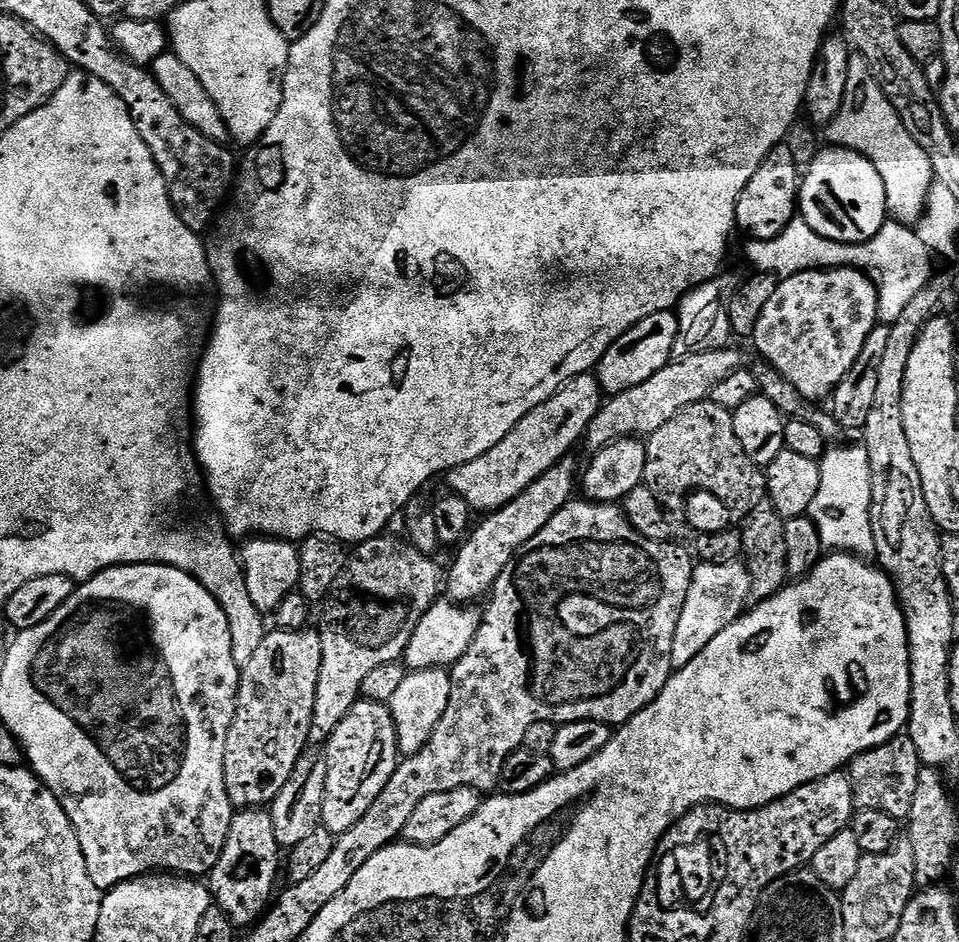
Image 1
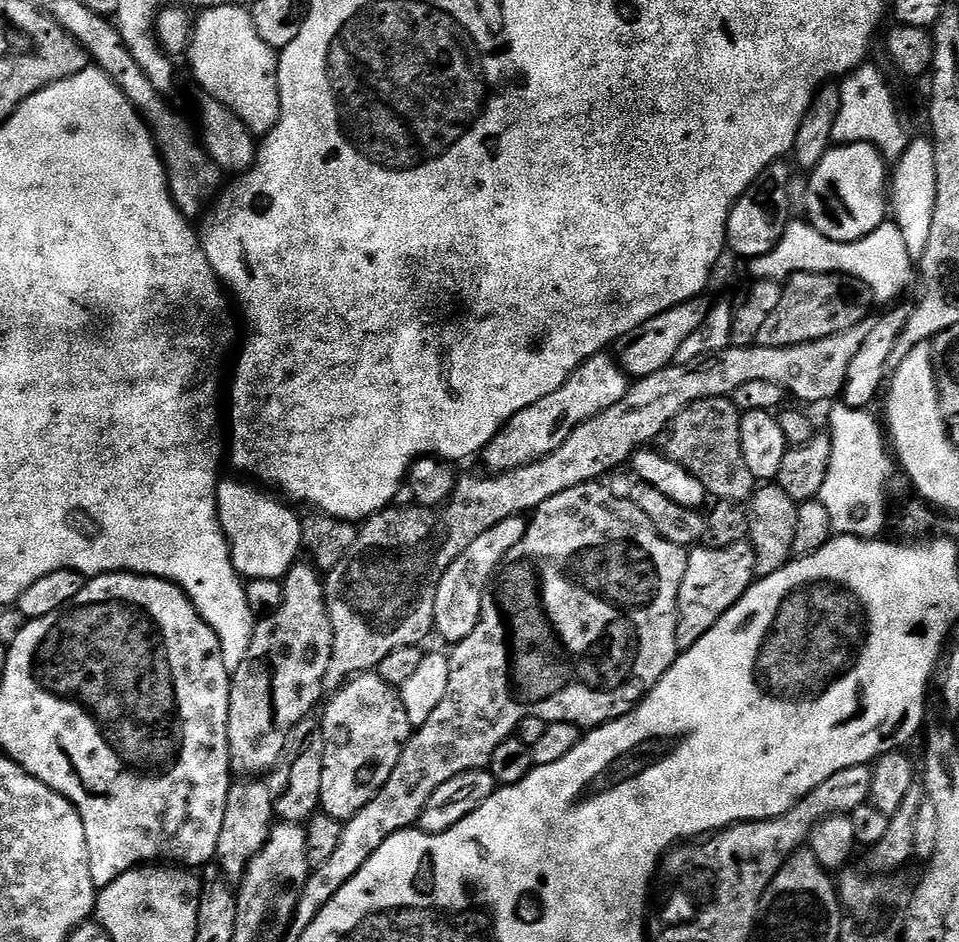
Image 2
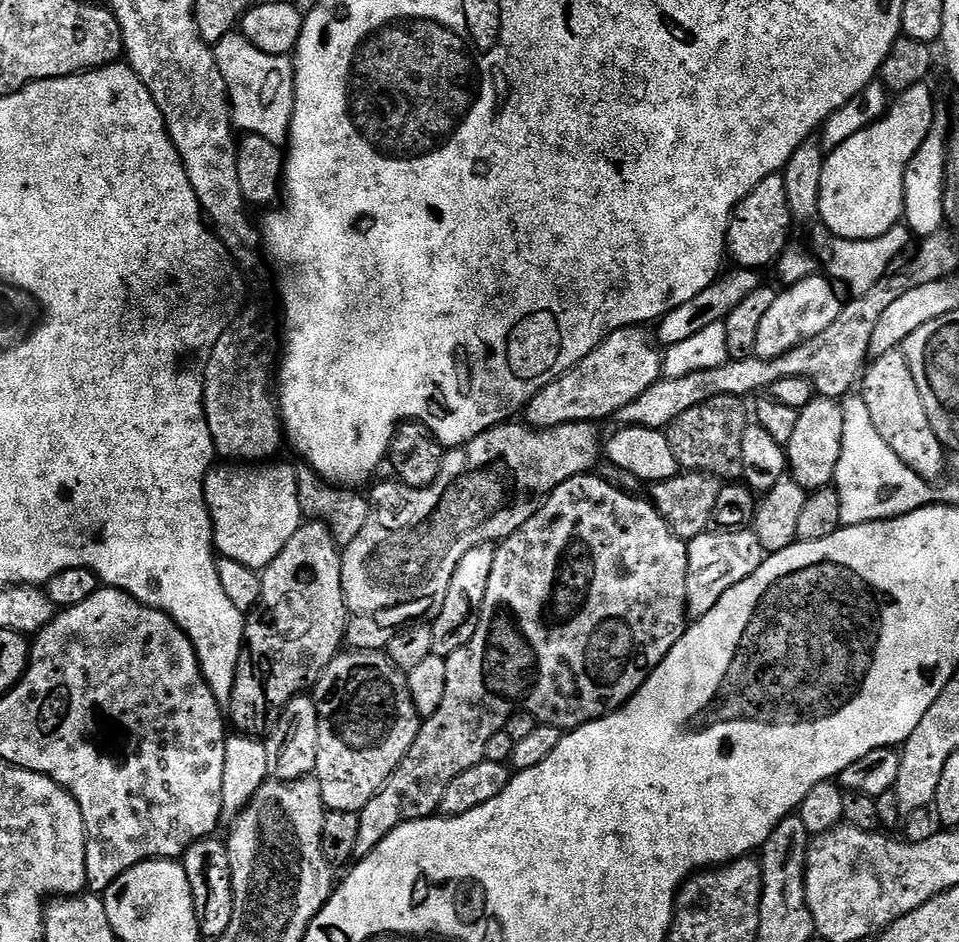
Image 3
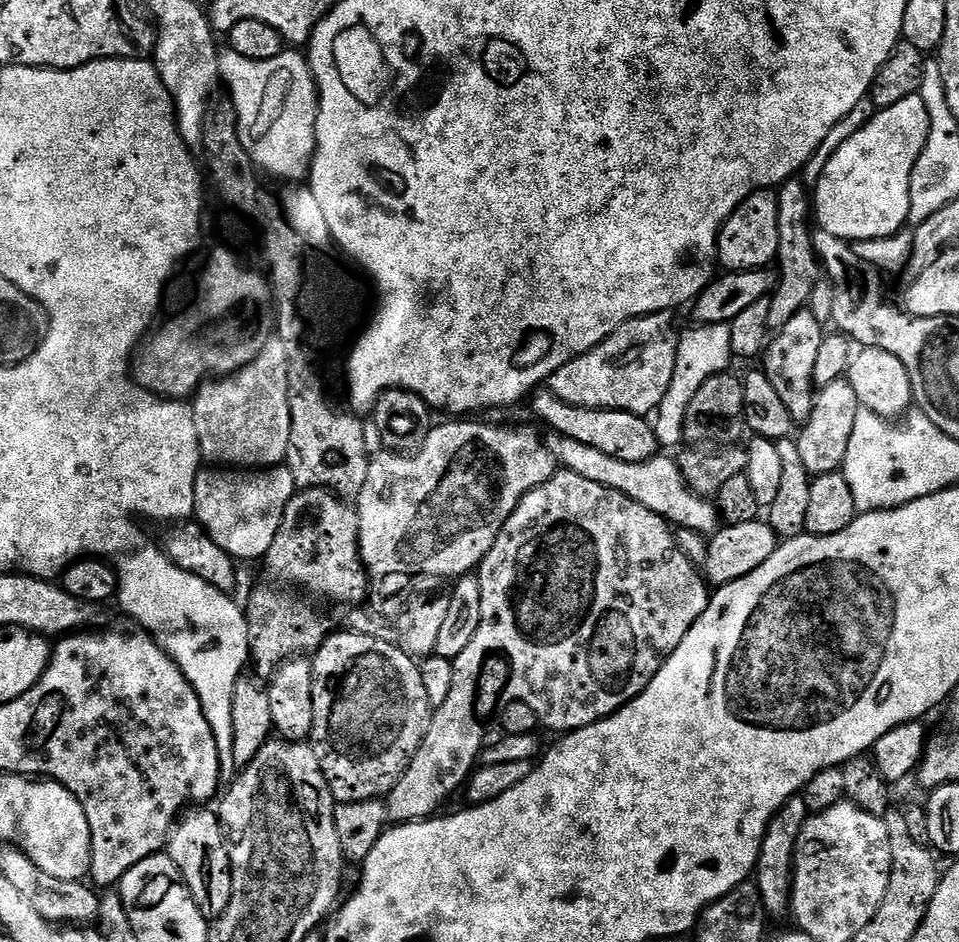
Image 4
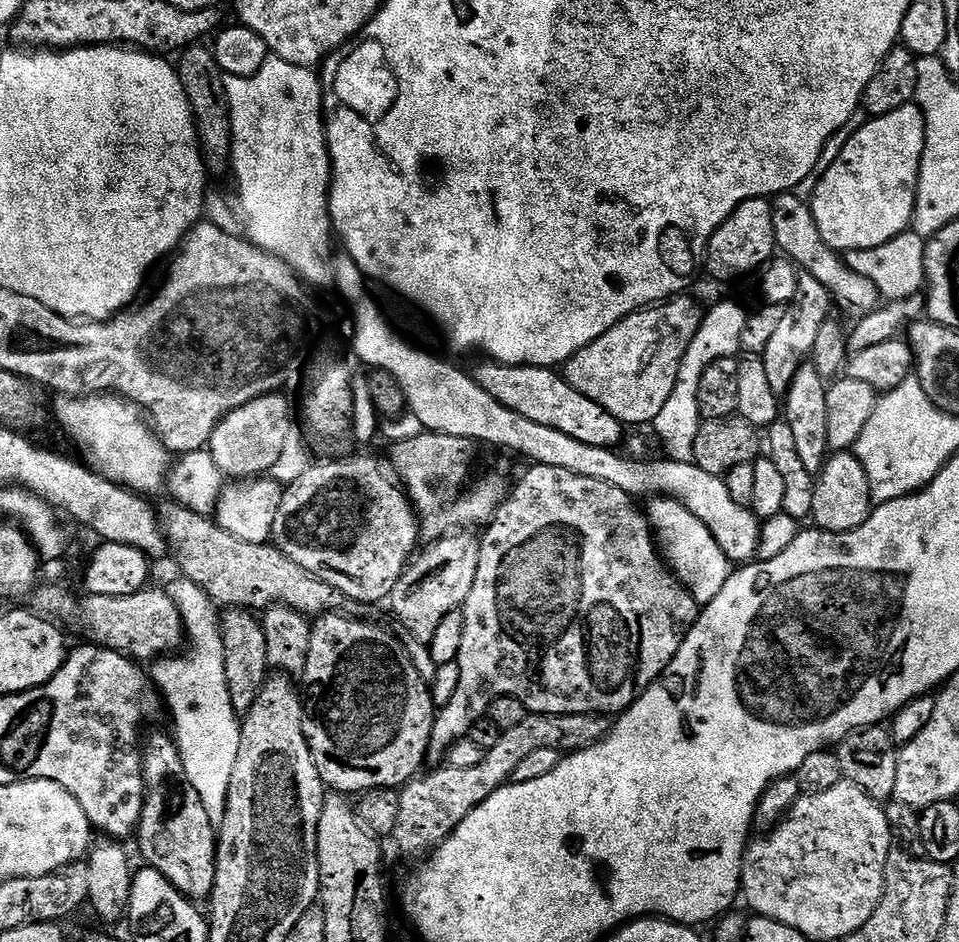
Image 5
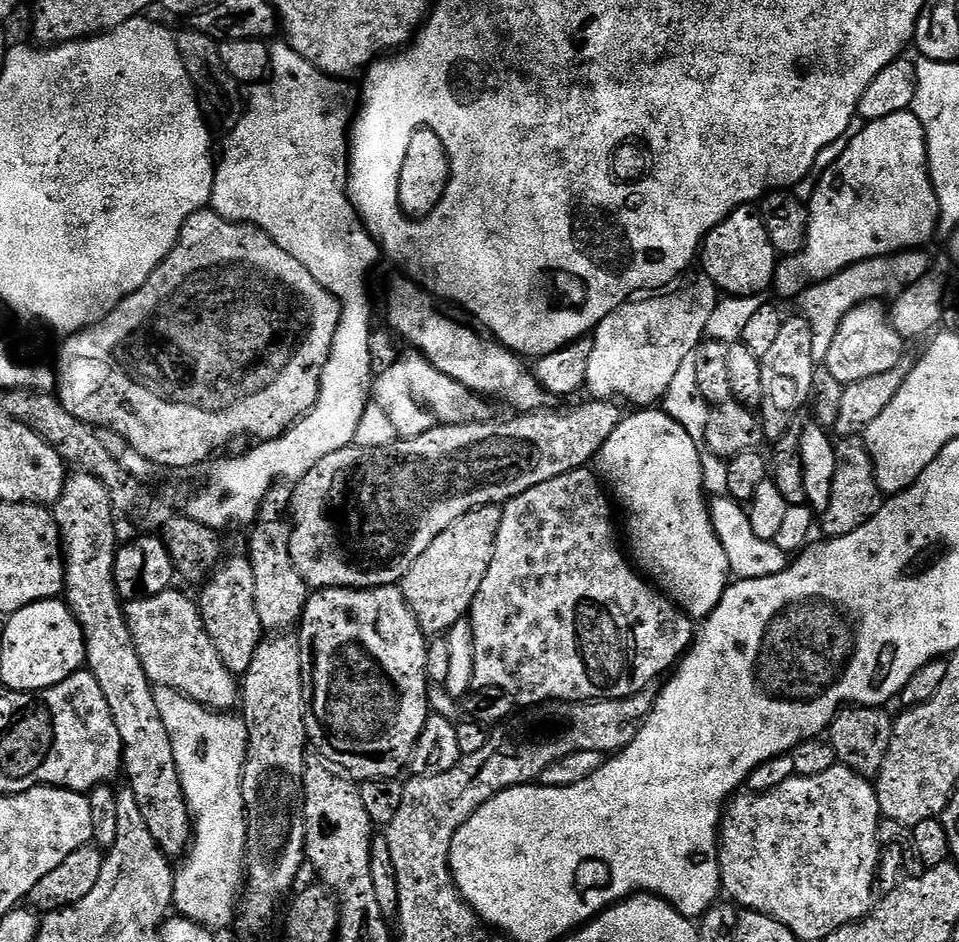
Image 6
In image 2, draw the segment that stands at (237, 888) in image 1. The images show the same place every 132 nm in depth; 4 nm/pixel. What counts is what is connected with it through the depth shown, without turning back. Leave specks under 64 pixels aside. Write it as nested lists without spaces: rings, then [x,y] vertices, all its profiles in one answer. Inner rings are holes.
[[[240,778],[232,785],[226,798],[226,814],[222,822],[222,834],[218,834],[215,863],[229,881],[243,877],[248,863],[266,846],[268,834],[274,827],[274,792],[260,778]]]

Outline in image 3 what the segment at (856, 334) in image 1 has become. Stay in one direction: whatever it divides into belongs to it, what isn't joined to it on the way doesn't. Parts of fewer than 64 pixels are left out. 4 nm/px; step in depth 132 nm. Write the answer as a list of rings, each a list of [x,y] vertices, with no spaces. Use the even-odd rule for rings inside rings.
[[[813,274],[797,284],[787,285],[784,292],[781,291],[774,298],[773,306],[759,323],[755,355],[761,360],[773,360],[822,334],[822,330],[826,330],[826,326],[838,318],[842,307],[842,299],[840,300],[835,287],[837,285],[824,274]]]

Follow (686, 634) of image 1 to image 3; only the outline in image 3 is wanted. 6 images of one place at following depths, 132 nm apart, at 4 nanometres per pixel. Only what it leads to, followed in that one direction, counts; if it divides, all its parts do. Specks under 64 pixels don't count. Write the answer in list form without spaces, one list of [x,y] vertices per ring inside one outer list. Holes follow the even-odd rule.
[[[709,530],[698,538],[687,541],[688,577],[686,578],[686,602],[689,617],[699,618],[710,614],[718,606],[718,598],[726,594],[738,582],[750,578],[754,570],[766,559],[764,548],[758,542],[755,531],[722,532]]]

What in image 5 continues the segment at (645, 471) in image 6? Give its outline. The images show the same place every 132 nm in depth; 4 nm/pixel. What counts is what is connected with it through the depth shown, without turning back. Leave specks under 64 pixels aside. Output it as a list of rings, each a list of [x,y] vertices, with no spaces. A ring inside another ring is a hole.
[[[656,498],[649,504],[652,505],[646,508],[646,515],[664,563],[671,568],[672,575],[680,581],[680,585],[696,599],[697,605],[714,602],[714,598],[722,594],[722,586],[726,586],[730,575],[728,555],[722,550],[722,546],[718,546],[714,534],[710,534],[704,523],[690,514],[690,510],[686,510],[682,501]]]

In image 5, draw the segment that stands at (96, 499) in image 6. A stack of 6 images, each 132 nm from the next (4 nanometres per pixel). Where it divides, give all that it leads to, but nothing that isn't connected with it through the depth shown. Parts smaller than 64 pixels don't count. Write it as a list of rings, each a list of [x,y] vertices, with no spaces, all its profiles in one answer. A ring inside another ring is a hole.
[[[156,732],[147,737],[147,751],[144,752],[144,810],[140,819],[138,837],[140,836],[140,852],[144,855],[143,863],[147,867],[158,870],[183,896],[193,902],[207,901],[212,895],[216,882],[216,842],[217,825],[212,823],[210,814],[206,814],[206,806],[202,806],[202,798],[198,798],[198,790],[190,786],[186,778],[186,766],[180,756],[180,749],[171,735]]]

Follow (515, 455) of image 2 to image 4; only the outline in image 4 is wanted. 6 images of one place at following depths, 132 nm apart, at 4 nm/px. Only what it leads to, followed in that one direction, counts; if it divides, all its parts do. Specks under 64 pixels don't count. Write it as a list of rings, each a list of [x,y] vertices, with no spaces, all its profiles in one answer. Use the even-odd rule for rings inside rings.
[[[655,312],[649,316],[637,316],[636,319],[626,322],[596,348],[566,362],[554,375],[548,377],[547,387],[562,402],[570,406],[609,412],[629,412],[643,417],[655,413],[662,398],[666,398],[666,390],[670,390],[670,378],[674,378],[674,362],[678,358],[680,332],[672,318],[672,312]]]

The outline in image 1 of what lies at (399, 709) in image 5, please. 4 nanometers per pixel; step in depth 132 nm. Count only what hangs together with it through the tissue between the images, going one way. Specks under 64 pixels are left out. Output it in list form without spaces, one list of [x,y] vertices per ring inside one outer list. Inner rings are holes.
[[[361,698],[357,700],[326,745],[326,755],[323,757],[328,767],[326,774],[326,798],[322,802],[322,824],[337,834],[350,830],[370,806],[374,806],[374,798],[386,790],[386,782],[396,773],[396,765],[401,759],[400,743],[396,740],[396,723],[392,717],[392,709],[387,703],[379,700]]]

